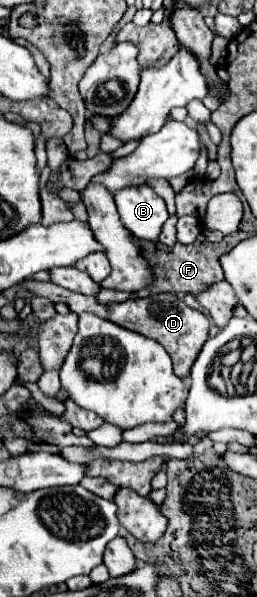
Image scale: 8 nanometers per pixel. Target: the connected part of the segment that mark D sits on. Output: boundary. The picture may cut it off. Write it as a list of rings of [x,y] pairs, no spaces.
[[[23,281],[21,283],[27,291],[31,291],[33,295],[41,295],[41,297],[47,297],[51,303],[55,301],[61,301],[65,303],[73,313],[81,315],[83,311],[87,313],[93,313],[97,317],[103,317],[105,321],[111,321],[119,327],[125,327],[129,331],[135,331],[135,333],[141,333],[145,337],[151,337],[155,339],[157,343],[161,343],[165,347],[165,351],[171,355],[173,359],[173,373],[177,377],[187,377],[189,371],[191,371],[191,365],[195,363],[203,343],[207,341],[209,337],[209,321],[207,317],[203,317],[203,313],[191,309],[185,305],[183,299],[171,295],[171,293],[159,293],[159,295],[147,295],[147,297],[137,297],[137,299],[129,299],[125,303],[109,303],[109,305],[101,305],[95,297],[87,297],[87,295],[81,295],[81,293],[75,293],[75,291],[69,291],[69,289],[63,289],[51,281],[47,283],[39,283],[39,281]]]

